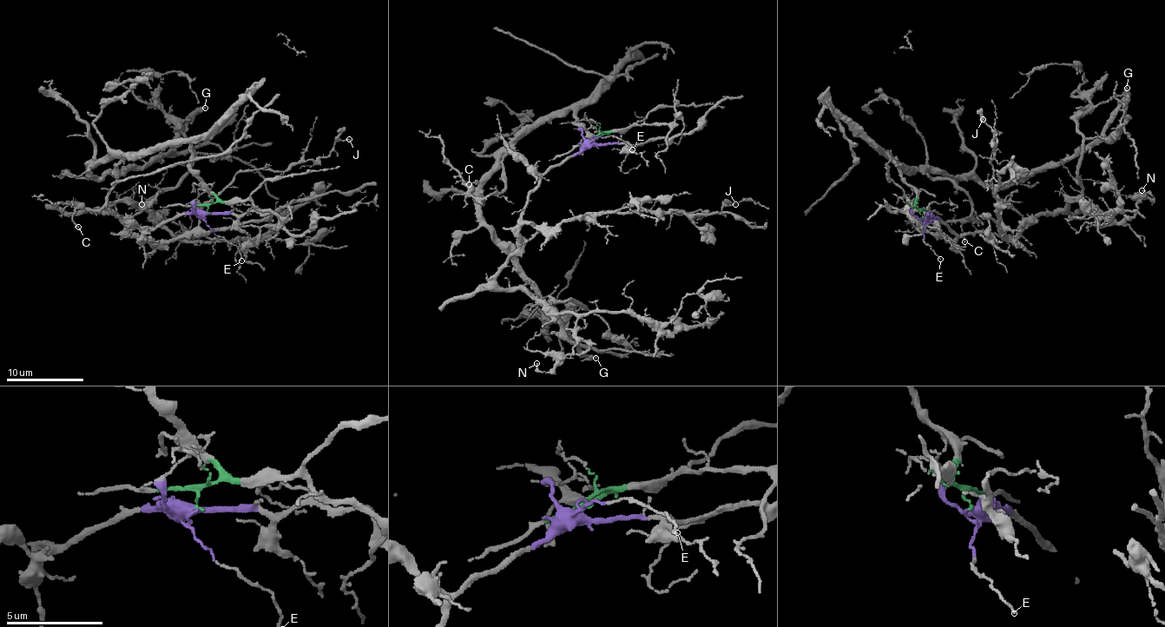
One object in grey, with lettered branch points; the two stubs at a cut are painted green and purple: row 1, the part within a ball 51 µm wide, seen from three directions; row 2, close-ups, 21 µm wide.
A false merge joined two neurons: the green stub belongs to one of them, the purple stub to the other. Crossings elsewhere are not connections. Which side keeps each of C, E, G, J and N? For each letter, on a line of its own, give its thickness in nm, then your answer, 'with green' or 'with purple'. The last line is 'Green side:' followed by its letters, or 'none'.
C: 170 nm thick; with green
E: 110 nm thick; with purple
G: 380 nm thick; with green
J: 130 nm thick; with purple
N: 180 nm thick; with purple
Green side: C, G

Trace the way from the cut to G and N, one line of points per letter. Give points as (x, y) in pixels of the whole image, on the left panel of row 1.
G: (206, 212), (216, 194), (191, 167), (187, 144), (114, 155), (90, 174), (153, 163), (206, 108)
N: (206, 212), (178, 214), (126, 233), (126, 225), (103, 208), (141, 203), (181, 240), (192, 235), (141, 204)

